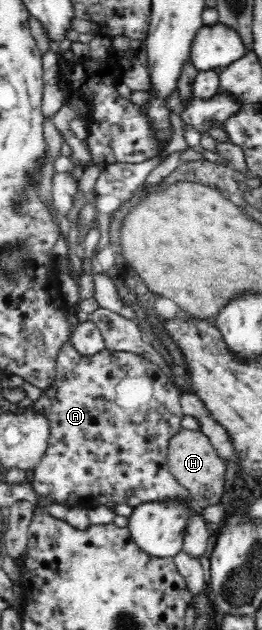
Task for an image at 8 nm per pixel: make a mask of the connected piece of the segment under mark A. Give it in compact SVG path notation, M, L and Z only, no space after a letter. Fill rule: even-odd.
M68 341L66 346L59 352L55 369L56 378L54 384L57 386L57 391L55 397L51 398L50 410L45 415L48 418L50 428L48 450L46 450L44 457L35 466L34 480L31 483L32 489L34 489L40 500L44 500L44 504L39 502L39 505L35 506L36 510L34 513L46 511L49 509L48 504L52 504L52 502L76 502L79 510L85 511L100 505L114 509L118 504L127 504L127 506L135 507L148 501L161 500L166 497L180 497L180 499L190 497L190 491L176 481L176 478L170 473L167 463L169 441L177 433L181 432L183 428L181 423L185 414L181 410L180 395L176 385L174 385L174 382L168 378L168 375L164 373L158 364L133 352L113 351L106 348L92 356L82 356L76 351L74 345Z

